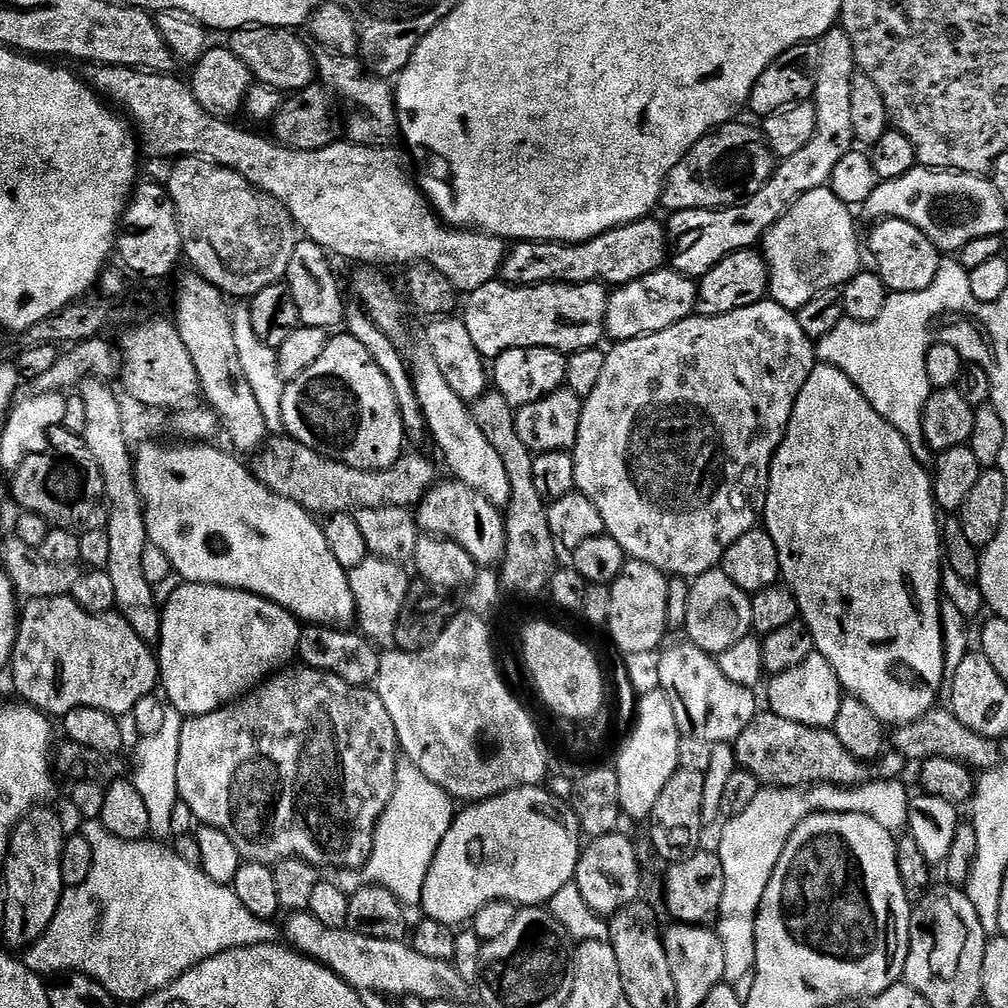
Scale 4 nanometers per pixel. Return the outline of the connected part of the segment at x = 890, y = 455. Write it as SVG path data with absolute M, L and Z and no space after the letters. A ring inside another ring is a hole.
M817 363L812 369L810 378L806 378L806 386L798 394L794 402L794 410L790 414L790 422L782 442L772 459L768 475L768 497L762 513L762 527L774 538L774 546L778 550L778 562L783 583L792 589L794 598L800 607L799 619L812 635L815 651L834 670L841 689L847 695L858 698L885 726L909 724L922 718L927 712L937 707L941 699L940 687L943 682L944 650L943 624L940 621L940 604L942 601L942 520L938 515L936 499L932 493L932 477L929 469L920 464L908 445L908 440L838 370L829 364Z

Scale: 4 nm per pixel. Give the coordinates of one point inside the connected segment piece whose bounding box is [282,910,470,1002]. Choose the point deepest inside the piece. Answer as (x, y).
(392, 967)

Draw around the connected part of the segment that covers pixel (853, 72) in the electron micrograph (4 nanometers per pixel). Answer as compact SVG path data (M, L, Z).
M843 26L832 28L818 41L818 78L811 98L818 114L814 136L806 142L806 146L802 146L802 150L798 150L798 154L790 154L790 158L779 161L762 190L747 200L733 204L731 208L691 208L671 213L666 220L666 231L673 272L699 278L718 266L722 258L743 248L755 249L770 226L774 226L774 222L778 222L778 218L782 218L782 214L786 214L798 198L802 198L802 194L810 194L810 190L818 190L831 181L834 166L838 166L838 162L842 162L842 158L846 158L846 154L854 148L850 93L857 74L854 42L850 42L850 34L846 34Z

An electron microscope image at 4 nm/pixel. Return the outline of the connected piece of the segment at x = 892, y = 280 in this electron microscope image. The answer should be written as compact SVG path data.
M882 220L876 228L866 236L866 248L872 251L874 271L882 278L889 293L917 292L926 290L934 282L940 269L942 253L940 249L918 230L918 226L910 226L905 220Z

